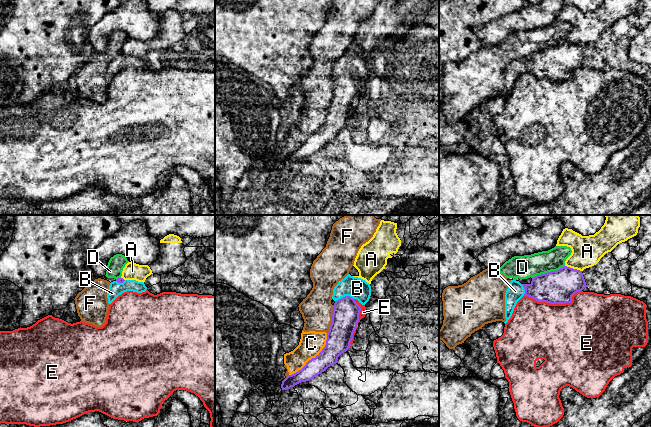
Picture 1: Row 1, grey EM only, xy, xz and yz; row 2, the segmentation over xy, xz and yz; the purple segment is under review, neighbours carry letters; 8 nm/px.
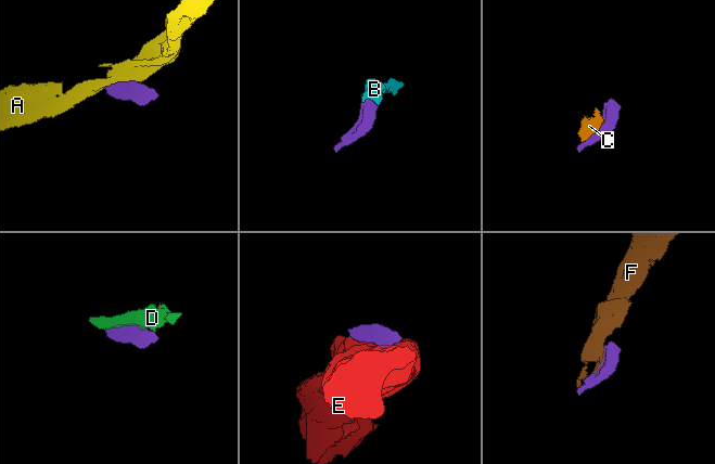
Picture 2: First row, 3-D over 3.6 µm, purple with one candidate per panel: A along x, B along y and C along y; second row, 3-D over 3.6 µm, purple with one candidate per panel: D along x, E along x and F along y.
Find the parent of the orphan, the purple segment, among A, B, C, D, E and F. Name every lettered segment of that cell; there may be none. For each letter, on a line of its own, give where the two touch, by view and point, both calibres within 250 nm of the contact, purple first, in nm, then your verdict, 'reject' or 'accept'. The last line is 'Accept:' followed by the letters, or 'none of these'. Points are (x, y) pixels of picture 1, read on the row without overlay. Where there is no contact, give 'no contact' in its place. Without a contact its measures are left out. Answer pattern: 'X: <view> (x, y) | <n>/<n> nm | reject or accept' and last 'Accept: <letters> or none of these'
A: yz (572, 44) | 280/240 nm | reject
B: xz (345, 72) | 220/170 nm | accept
C: xz (313, 134) | 190/190 nm | reject
D: yz (548, 48) | 280/190 nm | reject
E: yz (554, 79) | 280/480 nm | reject
F: xz (332, 95) | 220/260 nm | reject
Accept: B

